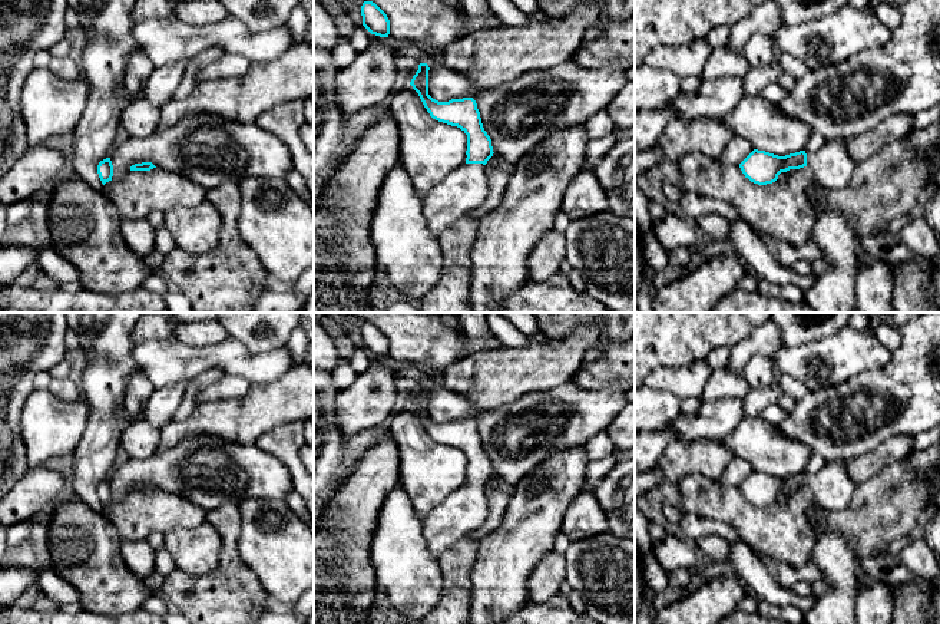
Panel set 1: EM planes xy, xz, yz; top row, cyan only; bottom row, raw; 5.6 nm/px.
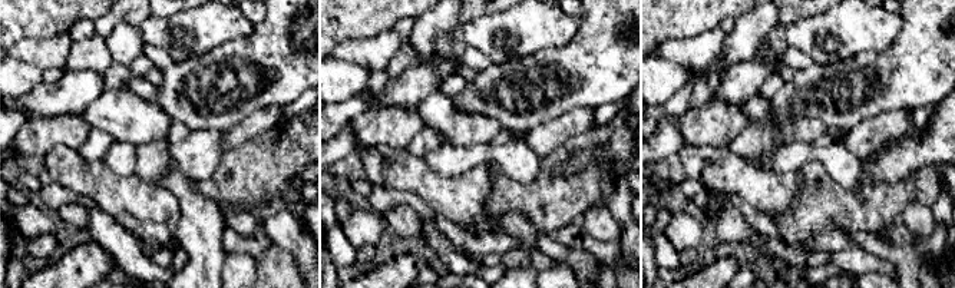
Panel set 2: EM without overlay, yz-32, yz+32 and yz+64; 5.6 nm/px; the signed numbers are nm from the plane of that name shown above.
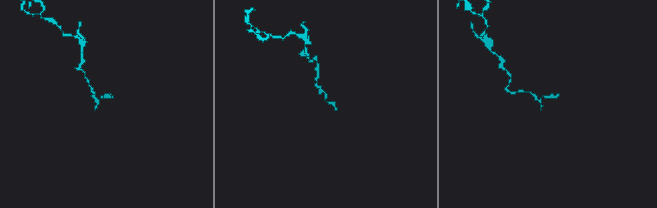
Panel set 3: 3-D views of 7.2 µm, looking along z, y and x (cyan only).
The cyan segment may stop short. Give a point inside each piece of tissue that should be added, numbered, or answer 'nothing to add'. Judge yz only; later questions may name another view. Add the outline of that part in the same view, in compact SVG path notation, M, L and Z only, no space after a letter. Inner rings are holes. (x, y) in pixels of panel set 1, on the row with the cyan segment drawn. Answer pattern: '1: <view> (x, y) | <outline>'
1: yz (833, 167) | M847 139L825 141L817 152L807 155L812 179L824 188L843 189L850 185L857 162L851 158Z

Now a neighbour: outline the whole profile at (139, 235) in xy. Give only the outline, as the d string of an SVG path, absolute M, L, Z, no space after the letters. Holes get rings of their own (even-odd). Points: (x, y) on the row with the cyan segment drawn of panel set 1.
M123 219L122 235L128 247L140 258L146 260L155 251L155 230L146 219Z

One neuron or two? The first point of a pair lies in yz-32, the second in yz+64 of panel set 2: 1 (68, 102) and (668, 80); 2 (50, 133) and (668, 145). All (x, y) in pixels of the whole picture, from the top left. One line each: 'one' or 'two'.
1: two
2: two

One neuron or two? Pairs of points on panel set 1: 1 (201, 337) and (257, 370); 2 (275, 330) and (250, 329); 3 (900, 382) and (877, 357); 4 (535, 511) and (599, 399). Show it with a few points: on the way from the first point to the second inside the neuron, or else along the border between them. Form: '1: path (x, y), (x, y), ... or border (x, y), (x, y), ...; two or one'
1: border (228, 336), (211, 344), (179, 342); two
2: path (270, 329), (255, 329); one
3: border (893, 352), (889, 362), (881, 367), (853, 377); two
4: border (585, 443), (555, 452), (540, 464); two

